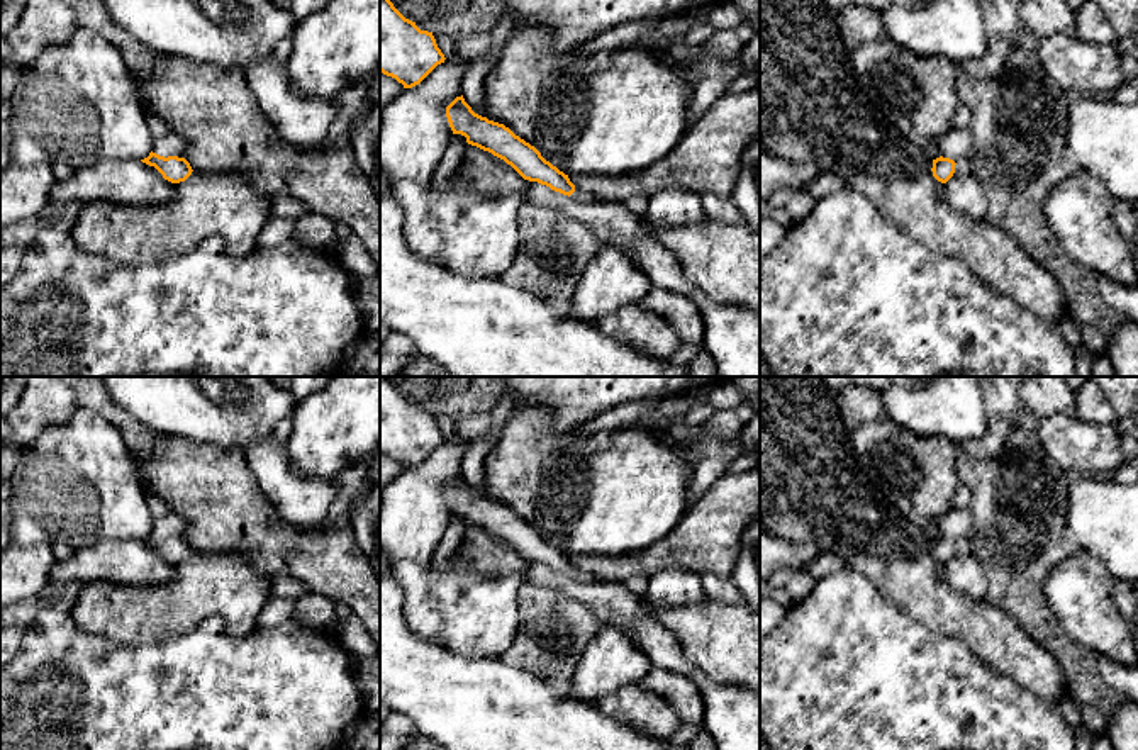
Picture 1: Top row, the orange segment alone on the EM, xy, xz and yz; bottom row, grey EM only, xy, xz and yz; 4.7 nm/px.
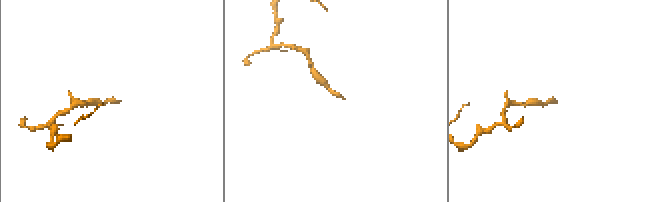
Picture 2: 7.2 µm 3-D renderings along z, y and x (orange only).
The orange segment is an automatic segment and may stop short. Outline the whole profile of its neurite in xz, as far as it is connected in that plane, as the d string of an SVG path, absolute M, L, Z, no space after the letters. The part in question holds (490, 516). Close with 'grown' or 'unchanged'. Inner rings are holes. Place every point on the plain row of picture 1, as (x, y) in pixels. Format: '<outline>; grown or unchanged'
M463 475L446 487L446 497L453 514L461 514L468 524L504 540L524 560L546 565L577 582L605 582L577 568L568 555L546 541L534 526L516 516L509 507L475 494Z; grown

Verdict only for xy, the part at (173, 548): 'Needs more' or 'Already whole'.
Needs more

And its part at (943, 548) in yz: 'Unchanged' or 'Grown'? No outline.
Grown

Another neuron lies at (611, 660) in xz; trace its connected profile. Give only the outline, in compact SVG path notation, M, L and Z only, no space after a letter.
M602 626L585 646L565 696L597 702L605 694L638 684L651 669L646 653L628 635L616 626Z

